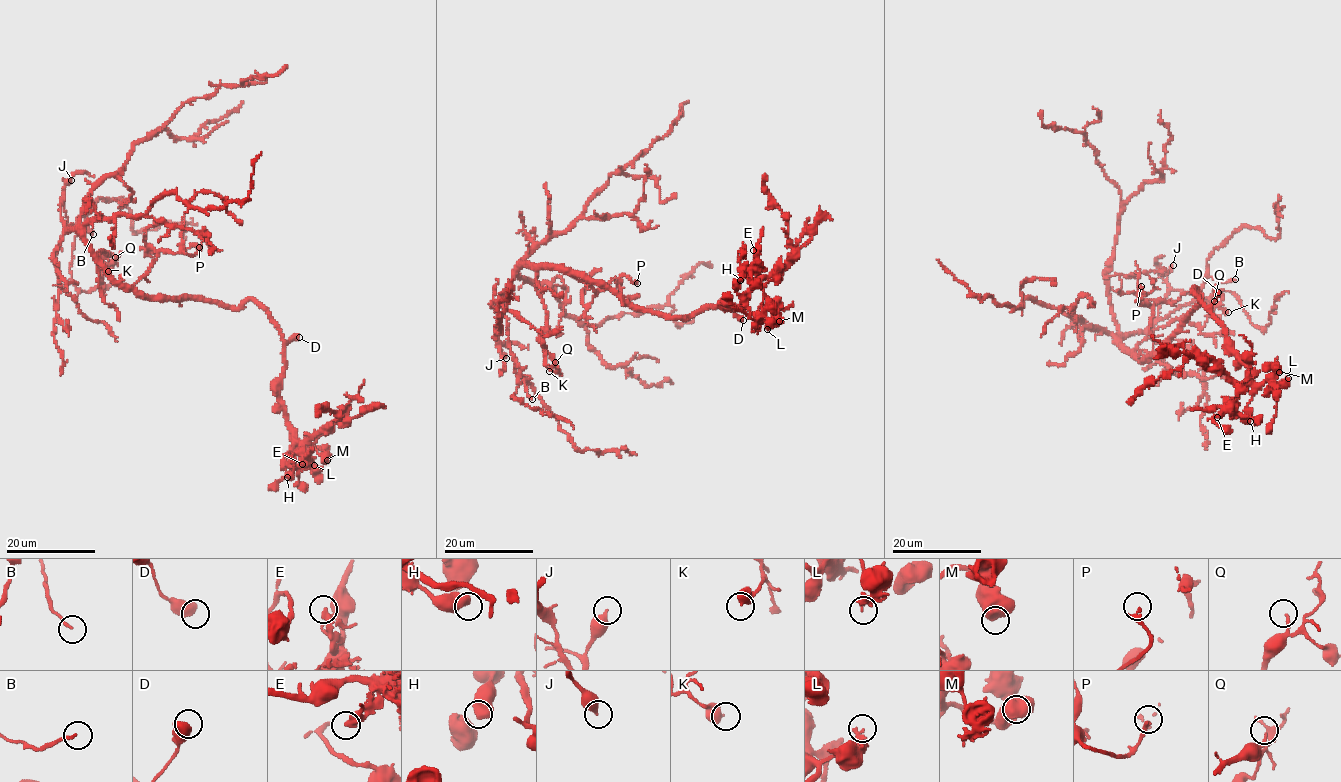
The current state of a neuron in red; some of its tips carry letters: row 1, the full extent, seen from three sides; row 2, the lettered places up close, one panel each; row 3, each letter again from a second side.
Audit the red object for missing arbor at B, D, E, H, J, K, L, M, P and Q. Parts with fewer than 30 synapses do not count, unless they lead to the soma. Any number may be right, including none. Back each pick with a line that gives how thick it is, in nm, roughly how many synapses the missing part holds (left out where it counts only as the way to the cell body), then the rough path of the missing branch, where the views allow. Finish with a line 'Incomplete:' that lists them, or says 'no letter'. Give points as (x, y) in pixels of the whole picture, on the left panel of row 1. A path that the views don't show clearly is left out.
J: Thickness 440 nm. Course of what is missing: (71, 180), (83, 140), (113, 108), (122, 119), (129, 122), (137, 117), (144, 98)
Incomplete: J

